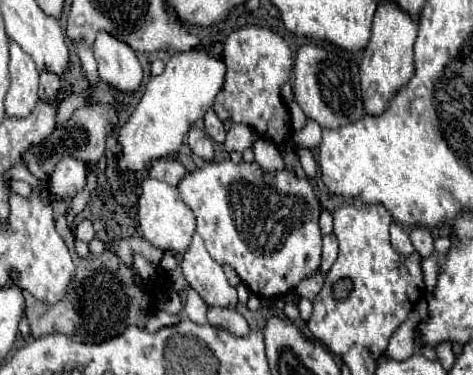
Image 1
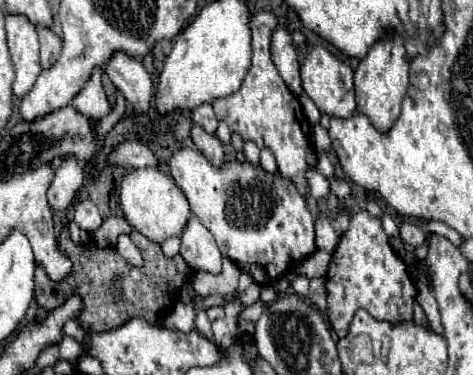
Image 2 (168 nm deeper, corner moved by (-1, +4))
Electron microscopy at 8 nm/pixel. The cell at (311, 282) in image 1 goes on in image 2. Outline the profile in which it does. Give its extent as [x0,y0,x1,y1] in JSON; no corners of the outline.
[298,251,330,279]

